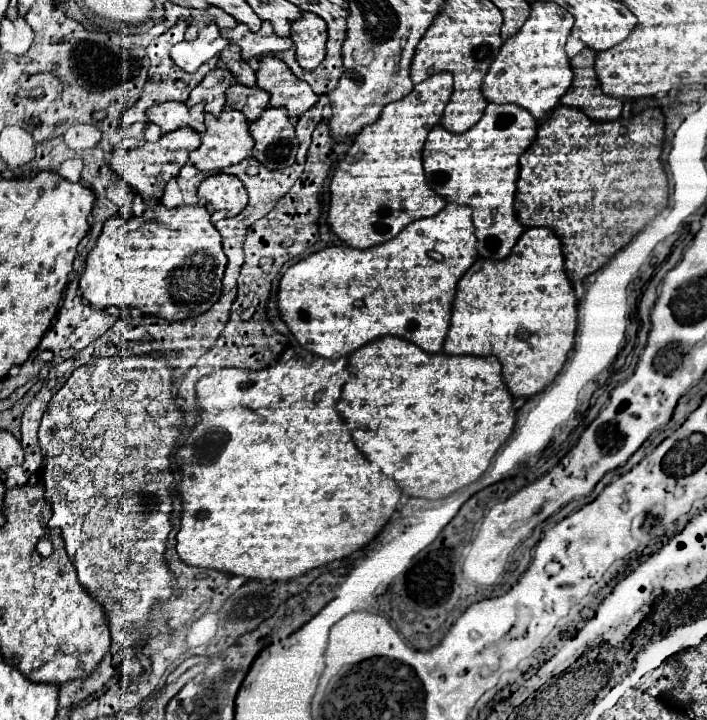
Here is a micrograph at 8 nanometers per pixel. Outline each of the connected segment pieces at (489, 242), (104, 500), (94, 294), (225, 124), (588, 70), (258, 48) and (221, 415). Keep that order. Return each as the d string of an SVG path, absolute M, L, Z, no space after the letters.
M488 103L482 119L466 133L450 133L436 125L424 145L422 161L430 189L448 203L472 209L476 229L476 249L484 259L504 259L522 235L522 225L514 213L514 193L518 179L518 157L536 139L534 117L518 105Z
M160 351L152 353L152 355L140 355L140 357L128 357L128 359L122 359L122 357L94 359L90 365L78 367L72 373L72 377L66 381L66 385L52 397L52 401L48 403L48 409L42 417L40 431L38 431L38 441L40 441L42 453L44 453L42 479L44 479L44 487L46 487L46 501L52 505L52 511L54 511L47 529L52 530L53 527L62 529L62 535L66 541L66 551L78 571L78 581L104 605L106 611L112 609L112 601L118 601L126 611L126 625L134 625L136 629L140 629L148 623L152 605L156 601L168 601L176 587L174 573L168 569L168 565L164 561L164 543L172 529L170 527L170 511L172 511L170 487L174 483L174 475L172 475L172 471L168 471L168 463L170 463L170 453L174 449L174 443L184 429L184 415L174 405L176 397L172 395L174 393L172 373L174 373L174 369L166 365L166 357Z
M154 205L150 209L144 211L144 215L132 216L125 221L118 221L118 217L110 217L106 223L104 223L104 229L98 237L98 243L96 247L90 251L88 259L86 259L86 269L80 277L80 289L82 289L82 295L84 299L94 305L94 307L108 307L108 305L118 305L122 309L140 309L144 315L154 315L154 317L162 317L162 319L168 319L168 321L182 321L182 319L190 319L190 317L196 317L204 311L208 311L220 297L220 291L222 291L222 277L224 277L224 267L226 267L226 255L222 251L222 237L220 233L216 231L216 227L212 225L210 221L210 211L208 207L204 205L194 205L194 207L174 207L174 209L166 209L164 205Z
M224 109L220 113L220 117L214 117L210 113L206 113L206 133L202 137L202 145L192 151L190 161L198 171L218 171L222 167L240 163L244 157L252 155L252 147L254 147L254 139L248 133L248 119L236 111L236 109Z
M584 47L570 59L574 79L572 87L560 103L566 107L582 109L592 121L616 121L622 111L622 101L600 91L600 83L594 70L594 55L596 53L592 49Z
M268 21L262 23L258 33L252 33L244 25L236 25L234 29L222 29L220 35L224 35L224 39L236 43L242 49L242 57L246 61L252 57L274 55L274 53L280 53L280 51L286 51L292 47L292 39L278 37Z
M346 357L338 361L328 359L314 359L312 363L306 363L304 359L290 359L290 361L278 361L272 367L260 369L260 371L242 371L242 369L218 369L210 375L204 375L196 383L196 403L200 409L200 421L194 425L194 429L188 433L184 445L176 449L176 457L172 459L172 467L182 473L182 479L178 483L178 491L182 497L182 519L180 519L180 531L176 535L176 549L180 561L192 565L192 567L204 567L204 569L218 569L228 575L240 575L246 579L270 579L270 581L288 581L292 577L304 575L310 569L328 565L336 559L344 559L350 553L362 549L368 545L380 529L388 523L392 513L396 511L396 505L400 501L400 487L382 475L378 467L372 467L356 449L352 443L350 431L346 431L338 405L342 401L342 387L348 379L346 373L348 361Z

